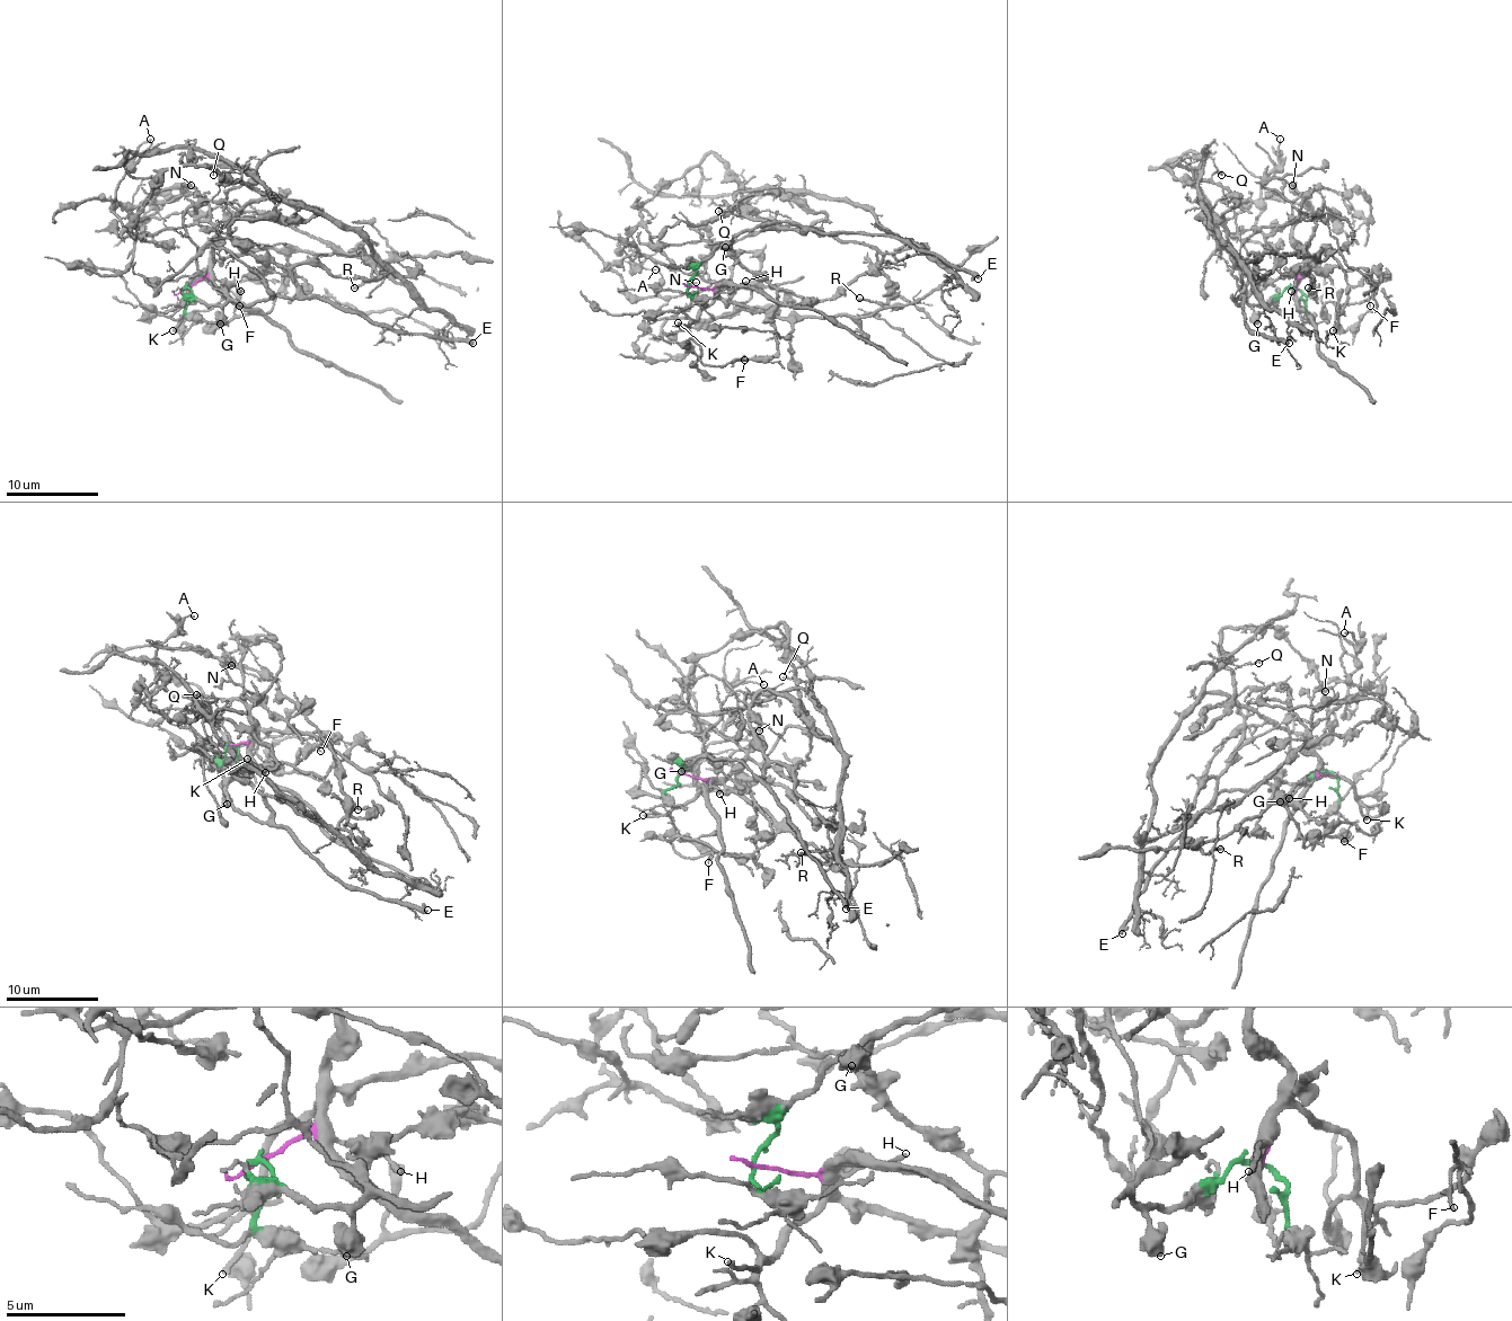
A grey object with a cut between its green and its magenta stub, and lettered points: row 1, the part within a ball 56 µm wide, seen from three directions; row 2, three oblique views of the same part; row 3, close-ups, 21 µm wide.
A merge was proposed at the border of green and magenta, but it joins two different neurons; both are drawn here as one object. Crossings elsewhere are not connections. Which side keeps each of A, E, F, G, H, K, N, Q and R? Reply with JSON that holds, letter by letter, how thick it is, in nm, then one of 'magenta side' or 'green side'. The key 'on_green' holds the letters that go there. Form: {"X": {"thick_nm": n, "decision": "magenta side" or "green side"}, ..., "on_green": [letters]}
{"A": {"thick_nm": 120, "decision": "magenta side"}, "E": {"thick_nm": 400, "decision": "green side"}, "F": {"thick_nm": 190, "decision": "green side"}, "G": {"thick_nm": 480, "decision": "green side"}, "H": {"thick_nm": 170, "decision": "magenta side"}, "K": {"thick_nm": 180, "decision": "magenta side"}, "N": {"thick_nm": 180, "decision": "magenta side"}, "Q": {"thick_nm": 110, "decision": "green side"}, "R": {"thick_nm": 200, "decision": "green side"}, "on_green": ["E", "F", "G", "Q", "R"]}

